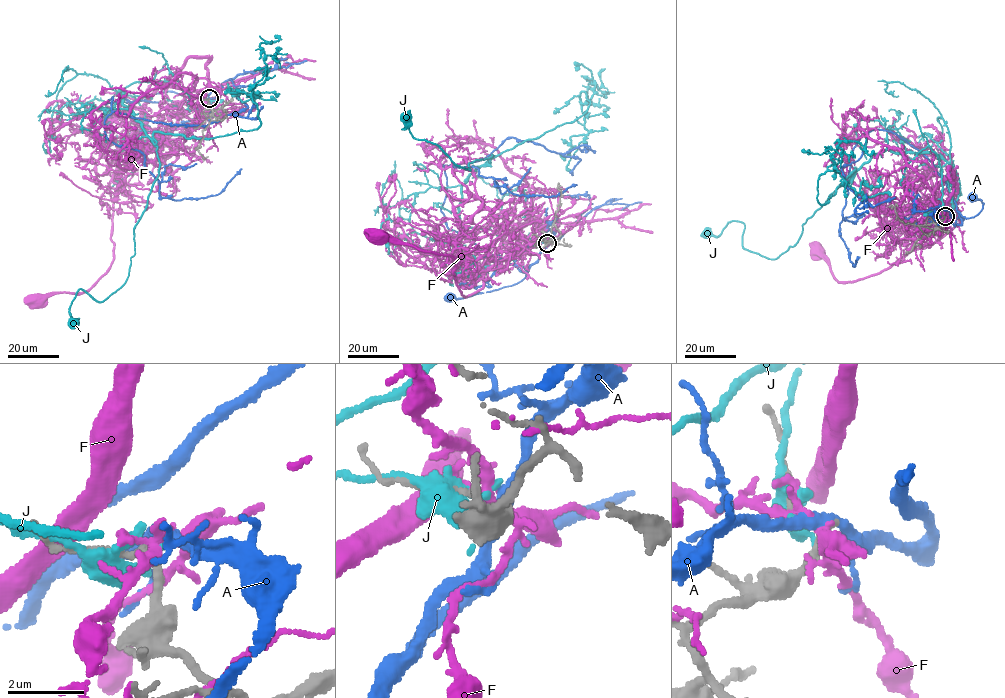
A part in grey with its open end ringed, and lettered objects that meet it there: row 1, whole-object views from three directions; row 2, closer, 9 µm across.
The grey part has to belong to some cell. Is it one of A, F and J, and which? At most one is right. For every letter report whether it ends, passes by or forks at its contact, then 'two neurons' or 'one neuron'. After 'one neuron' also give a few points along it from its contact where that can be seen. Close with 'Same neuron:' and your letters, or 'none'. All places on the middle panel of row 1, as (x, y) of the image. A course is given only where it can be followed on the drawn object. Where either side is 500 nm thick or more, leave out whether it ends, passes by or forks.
A: it passes by; two neurons
F: it forks there; two neurons
J: it passes by; two neurons
Same neuron: none

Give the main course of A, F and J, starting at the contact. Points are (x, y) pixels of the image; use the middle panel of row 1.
A: (547, 243), (527, 271), (522, 272), (515, 265), (526, 271), (519, 281), (458, 299), (451, 296)
F: (546, 241), (530, 234), (506, 266), (476, 274), (483, 286), (466, 297), (454, 257), (376, 236)
J: (546, 243), (461, 227), (462, 186), (492, 155), (470, 163), (469, 171), (403, 129), (406, 116)

